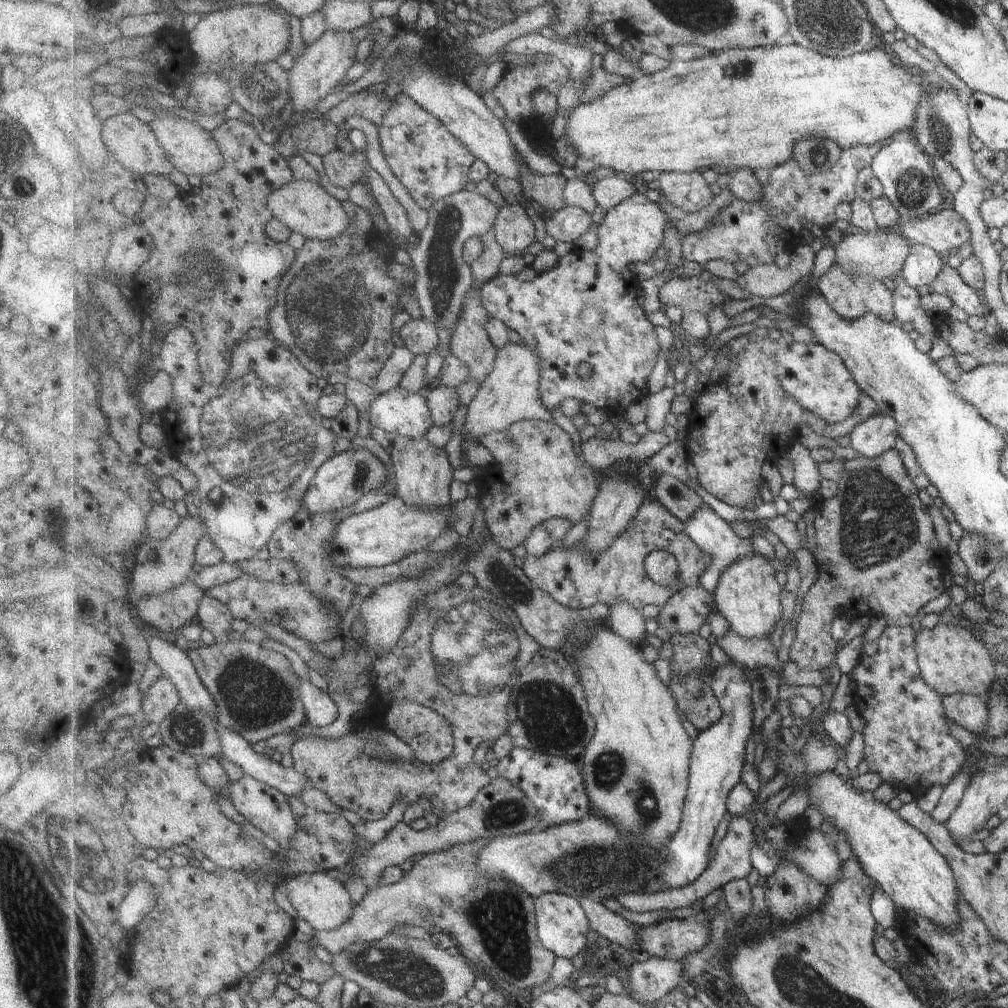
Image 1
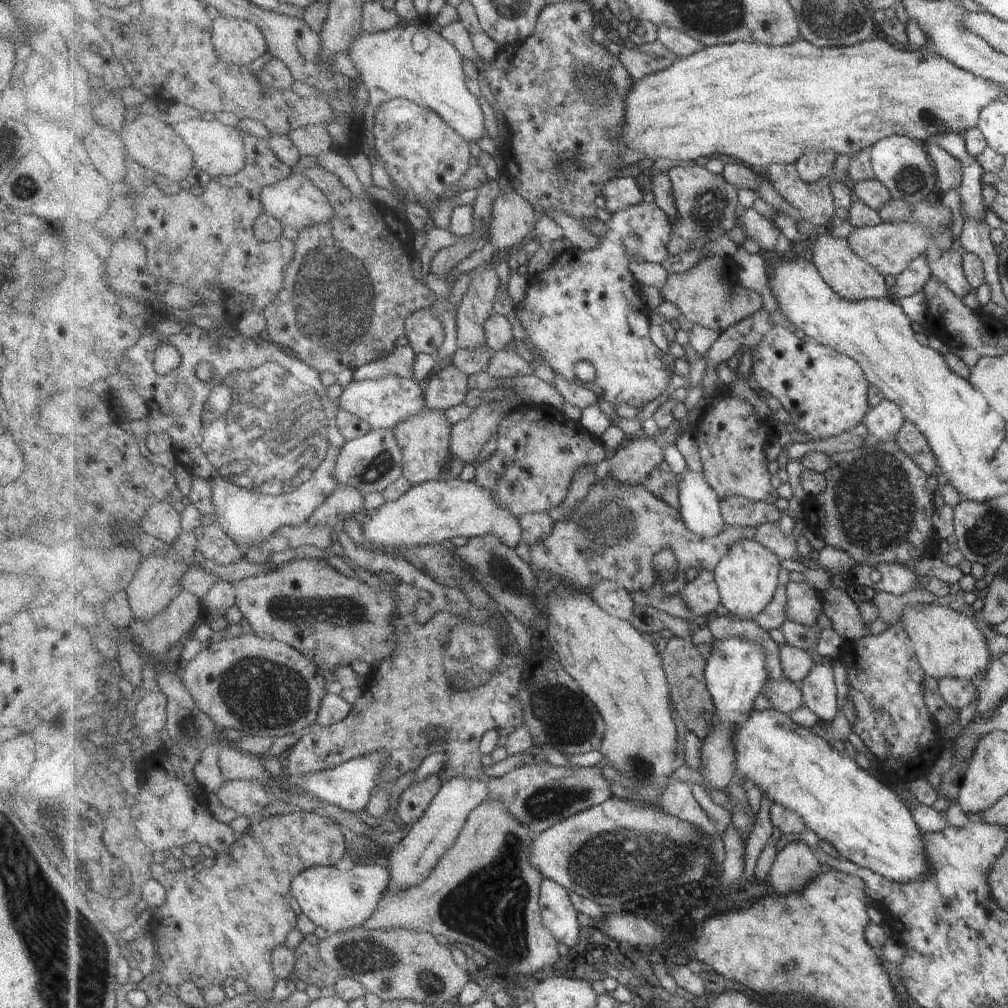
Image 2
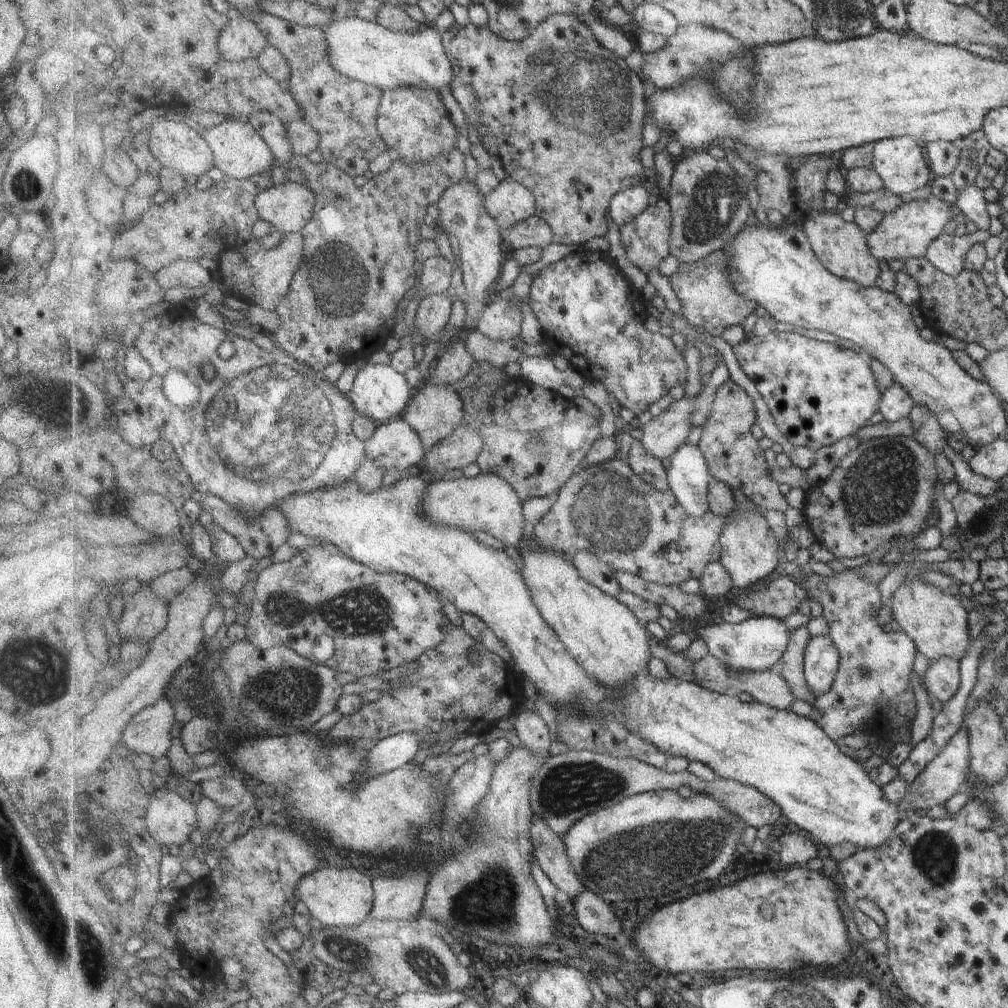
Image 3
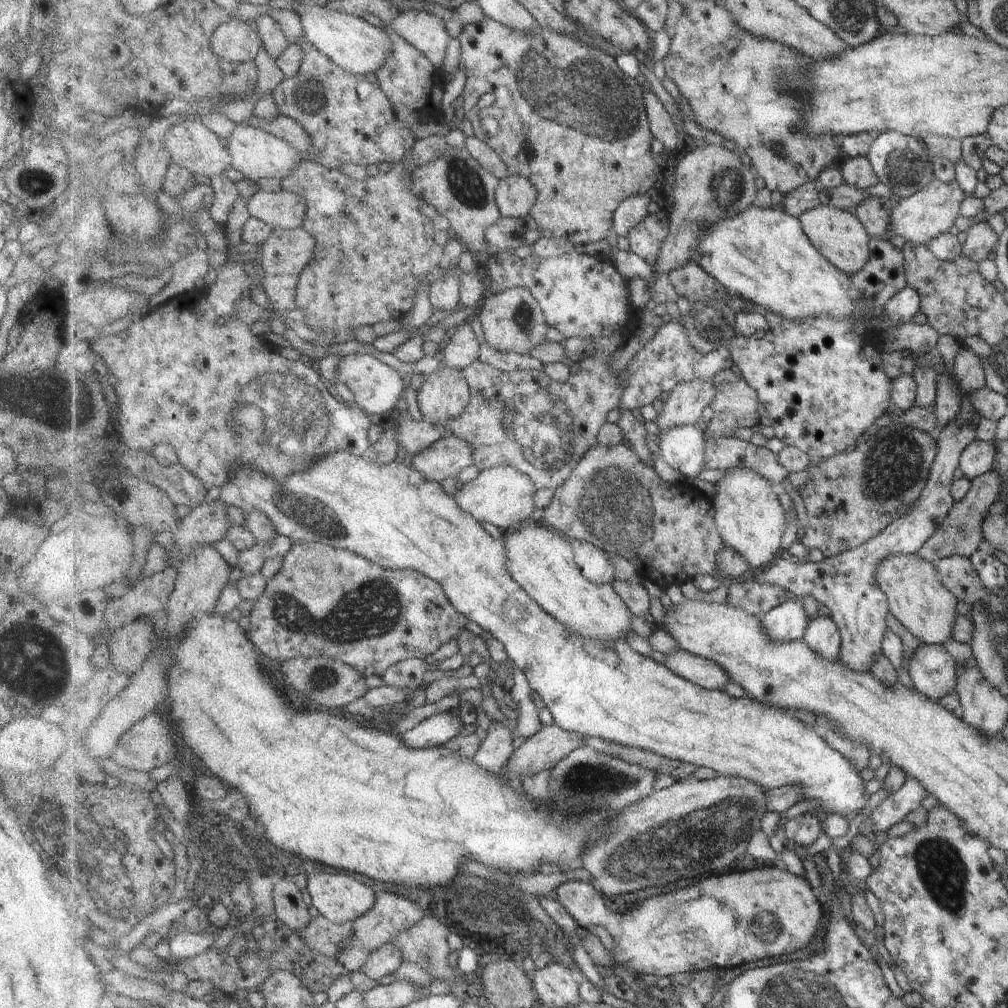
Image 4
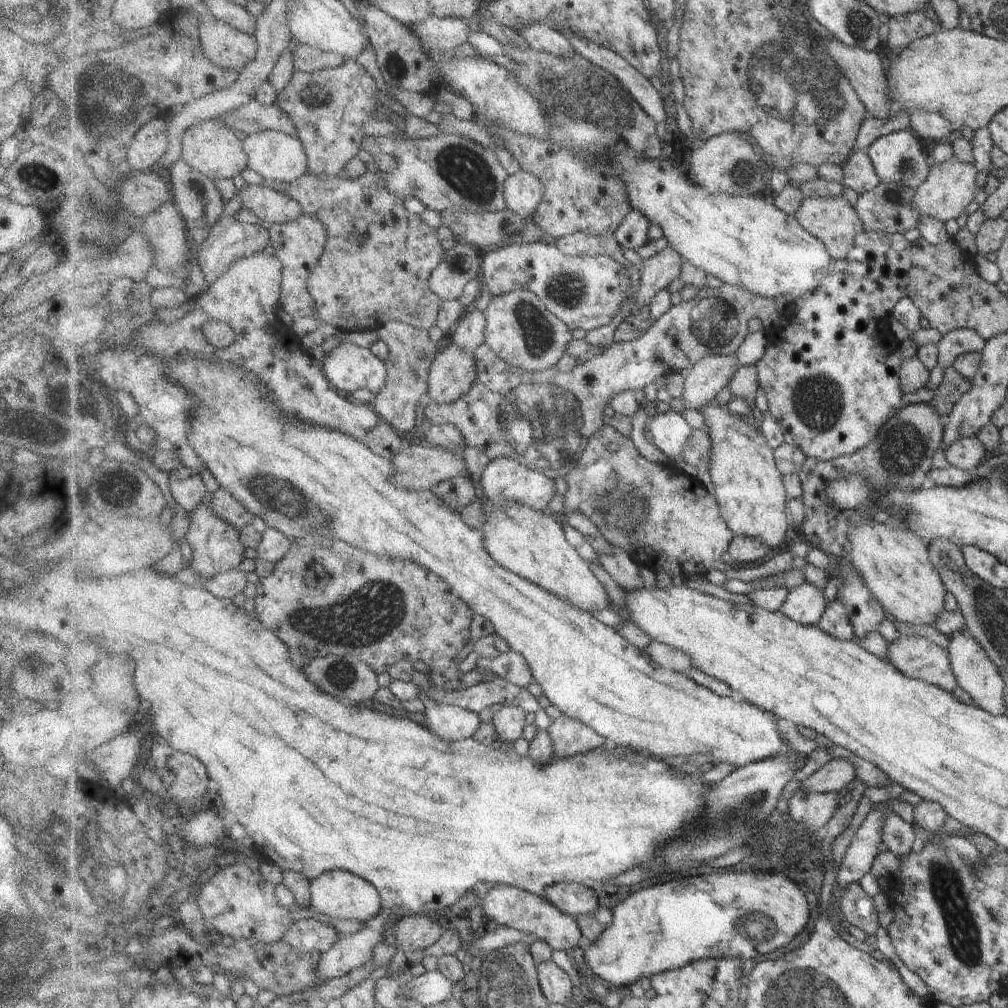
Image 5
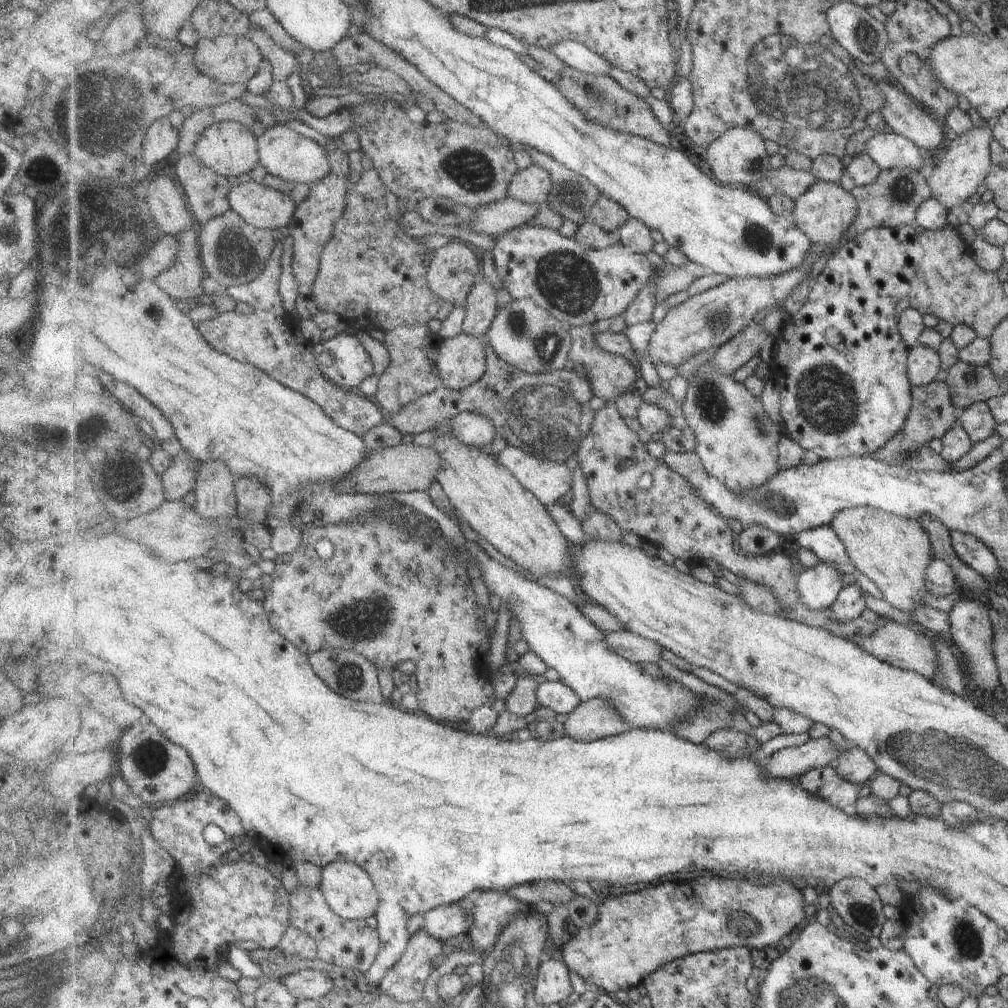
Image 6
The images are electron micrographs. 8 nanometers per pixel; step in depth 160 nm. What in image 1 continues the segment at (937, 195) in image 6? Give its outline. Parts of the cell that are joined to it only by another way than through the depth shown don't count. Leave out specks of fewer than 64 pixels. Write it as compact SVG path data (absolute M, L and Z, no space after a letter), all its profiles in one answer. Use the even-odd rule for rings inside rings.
M878 229L876 232L851 234L837 247L836 262L851 275L870 275L878 280L894 278L903 270L906 258L911 254L912 242L902 234L890 229Z

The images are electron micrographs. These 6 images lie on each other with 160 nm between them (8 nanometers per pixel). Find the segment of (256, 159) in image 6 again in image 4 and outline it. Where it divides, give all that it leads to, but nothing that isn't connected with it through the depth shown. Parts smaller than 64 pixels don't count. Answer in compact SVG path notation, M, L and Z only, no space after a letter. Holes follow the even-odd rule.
M189 120L187 123L174 126L166 136L166 148L170 150L174 164L190 170L194 175L219 176L233 168L234 160L228 150L227 140L223 140L218 134L212 132L204 122L198 120Z

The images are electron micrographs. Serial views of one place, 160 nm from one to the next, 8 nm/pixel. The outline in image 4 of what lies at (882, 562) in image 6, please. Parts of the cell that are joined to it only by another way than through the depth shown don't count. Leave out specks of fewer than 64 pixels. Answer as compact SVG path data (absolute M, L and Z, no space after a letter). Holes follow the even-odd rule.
M894 554L884 558L880 564L877 580L887 596L887 604L894 617L913 636L920 639L922 645L940 645L952 638L952 626L958 613L956 596L944 587L934 566L926 560L912 554Z

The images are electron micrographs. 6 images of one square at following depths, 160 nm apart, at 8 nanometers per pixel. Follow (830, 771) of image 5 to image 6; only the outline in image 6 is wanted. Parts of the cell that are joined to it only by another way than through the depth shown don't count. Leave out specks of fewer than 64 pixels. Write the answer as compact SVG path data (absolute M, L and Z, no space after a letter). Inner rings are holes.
M849 745L838 760L834 760L832 766L836 766L840 776L844 776L846 780L850 780L850 782L860 786L866 780L870 780L878 771L870 756L866 756L860 748L851 745Z

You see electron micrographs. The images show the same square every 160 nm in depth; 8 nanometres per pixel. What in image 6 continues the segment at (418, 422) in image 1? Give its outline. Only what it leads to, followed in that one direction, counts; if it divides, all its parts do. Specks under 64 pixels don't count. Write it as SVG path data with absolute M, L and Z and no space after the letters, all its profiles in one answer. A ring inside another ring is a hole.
M351 327L327 342L317 343L316 356L323 374L348 391L359 391L366 378L376 376L372 356Z

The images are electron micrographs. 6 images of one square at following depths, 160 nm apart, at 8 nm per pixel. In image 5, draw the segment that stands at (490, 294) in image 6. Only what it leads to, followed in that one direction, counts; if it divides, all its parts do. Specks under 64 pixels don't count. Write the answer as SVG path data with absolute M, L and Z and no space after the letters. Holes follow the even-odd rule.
M471 306L458 324L456 334L449 341L458 344L460 348L472 354L487 344L486 311Z

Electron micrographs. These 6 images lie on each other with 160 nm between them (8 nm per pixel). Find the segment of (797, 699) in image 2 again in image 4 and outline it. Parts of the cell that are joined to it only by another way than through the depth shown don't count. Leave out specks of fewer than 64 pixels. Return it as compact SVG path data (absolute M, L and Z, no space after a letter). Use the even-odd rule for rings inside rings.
M686 650L666 656L665 665L680 676L708 690L723 690L732 681L730 674L718 662Z

